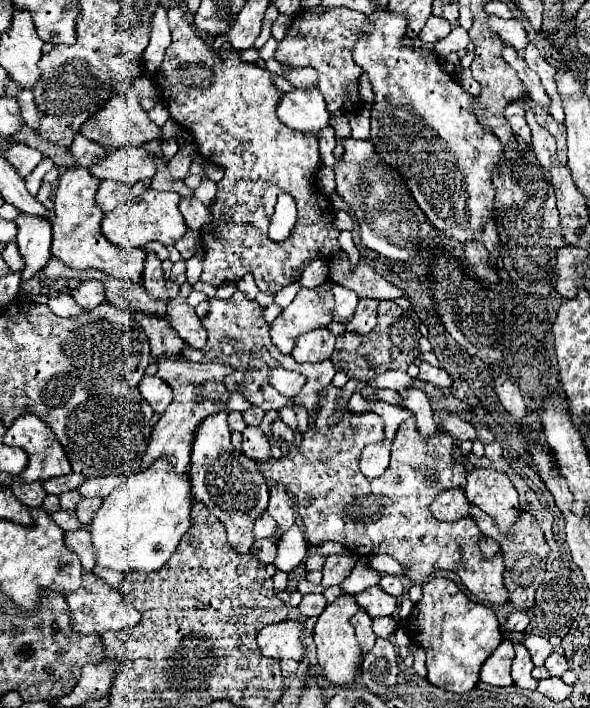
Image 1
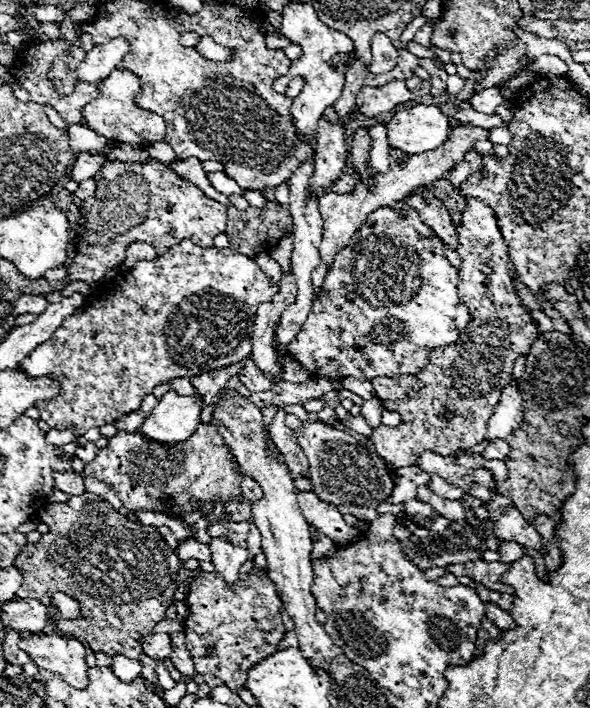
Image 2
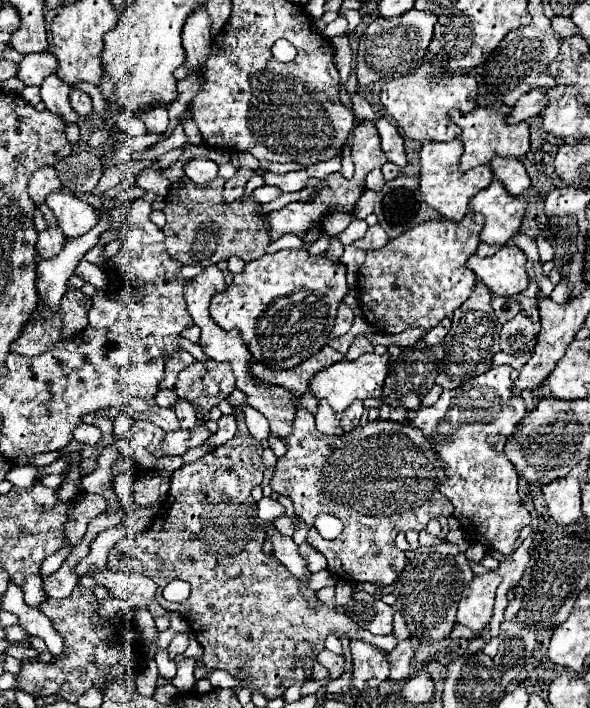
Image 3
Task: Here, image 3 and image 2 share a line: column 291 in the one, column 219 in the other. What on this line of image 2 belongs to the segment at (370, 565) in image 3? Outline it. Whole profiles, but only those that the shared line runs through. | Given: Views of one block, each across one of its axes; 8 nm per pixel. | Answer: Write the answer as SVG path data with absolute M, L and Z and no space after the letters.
M200 424L194 436L186 440L186 444L176 444L174 448L166 448L154 444L142 434L118 432L112 438L112 446L100 448L92 462L86 462L82 476L94 476L114 490L118 490L124 508L128 510L152 510L164 512L176 520L186 512L196 512L198 500L214 500L226 502L232 496L240 496L242 476L232 472L232 460L222 436L216 430L216 424Z

